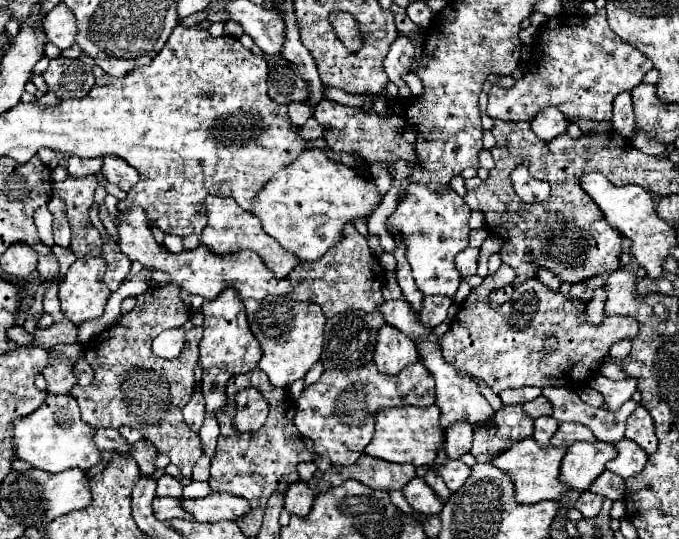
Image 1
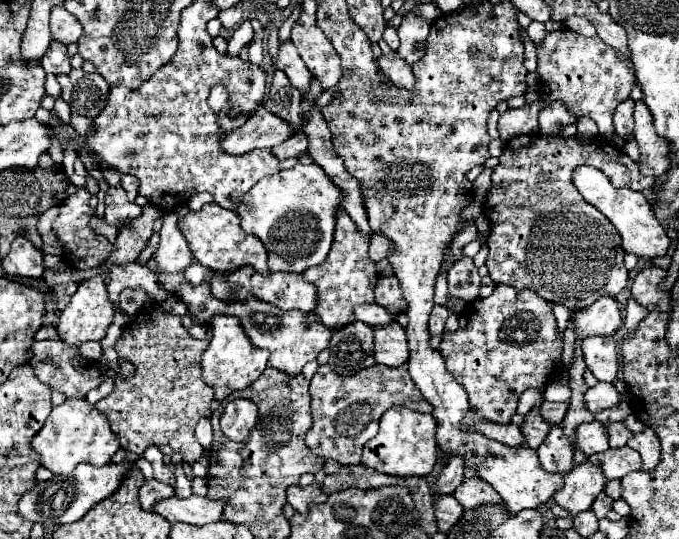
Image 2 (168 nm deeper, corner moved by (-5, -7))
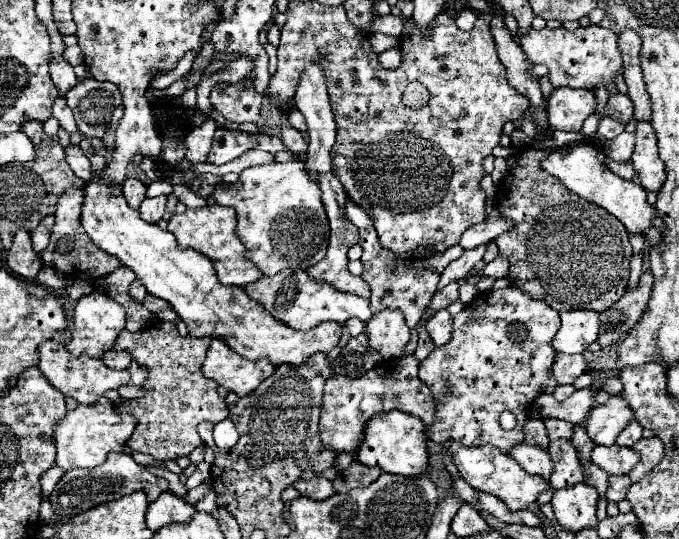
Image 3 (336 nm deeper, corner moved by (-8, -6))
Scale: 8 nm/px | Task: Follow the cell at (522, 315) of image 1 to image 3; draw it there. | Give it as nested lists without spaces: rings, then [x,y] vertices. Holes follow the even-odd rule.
[[[502,288],[480,292],[466,304],[466,308],[454,316],[454,338],[448,346],[434,348],[426,360],[420,362],[420,380],[430,388],[436,402],[436,418],[426,436],[434,442],[460,442],[464,446],[496,446],[510,454],[514,446],[524,440],[522,426],[528,420],[532,402],[540,394],[554,394],[556,380],[552,376],[552,362],[556,352],[552,350],[552,338],[560,328],[560,314],[542,300],[534,300],[520,288]],[[504,410],[510,410],[518,424],[514,430],[502,430],[498,418]]]

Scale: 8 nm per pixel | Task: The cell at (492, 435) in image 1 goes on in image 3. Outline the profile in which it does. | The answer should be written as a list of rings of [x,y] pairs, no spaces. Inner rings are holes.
[[[548,420],[544,424],[546,424],[546,430],[548,430],[550,440],[558,440],[558,438],[570,440],[570,436],[574,432],[574,424],[568,424],[564,420]]]

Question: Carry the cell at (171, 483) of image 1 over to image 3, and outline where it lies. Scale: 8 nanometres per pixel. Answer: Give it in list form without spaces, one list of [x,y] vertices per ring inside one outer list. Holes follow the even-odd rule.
[[[200,462],[200,464],[196,466],[196,470],[194,470],[194,474],[188,478],[186,486],[188,486],[188,488],[196,488],[198,484],[202,484],[202,482],[206,482],[206,480],[210,480],[210,464]]]

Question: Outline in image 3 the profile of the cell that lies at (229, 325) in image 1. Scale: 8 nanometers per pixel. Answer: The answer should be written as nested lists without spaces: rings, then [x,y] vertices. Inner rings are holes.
[[[214,338],[208,348],[202,372],[226,390],[238,396],[248,396],[260,382],[264,382],[274,372],[274,364],[270,364],[266,358],[246,360],[236,354],[228,344]]]

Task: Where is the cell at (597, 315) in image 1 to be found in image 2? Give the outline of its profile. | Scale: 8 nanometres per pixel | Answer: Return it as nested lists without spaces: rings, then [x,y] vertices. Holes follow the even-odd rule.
[[[587,337],[583,341],[583,353],[587,369],[599,381],[615,381],[619,371],[619,343],[609,337]]]

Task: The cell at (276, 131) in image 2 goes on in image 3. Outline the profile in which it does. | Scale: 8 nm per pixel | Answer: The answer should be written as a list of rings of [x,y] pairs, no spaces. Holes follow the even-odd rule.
[[[216,130],[212,148],[208,152],[208,162],[210,164],[226,164],[246,150],[252,150],[256,146],[256,140],[248,132],[236,132],[236,130]]]

